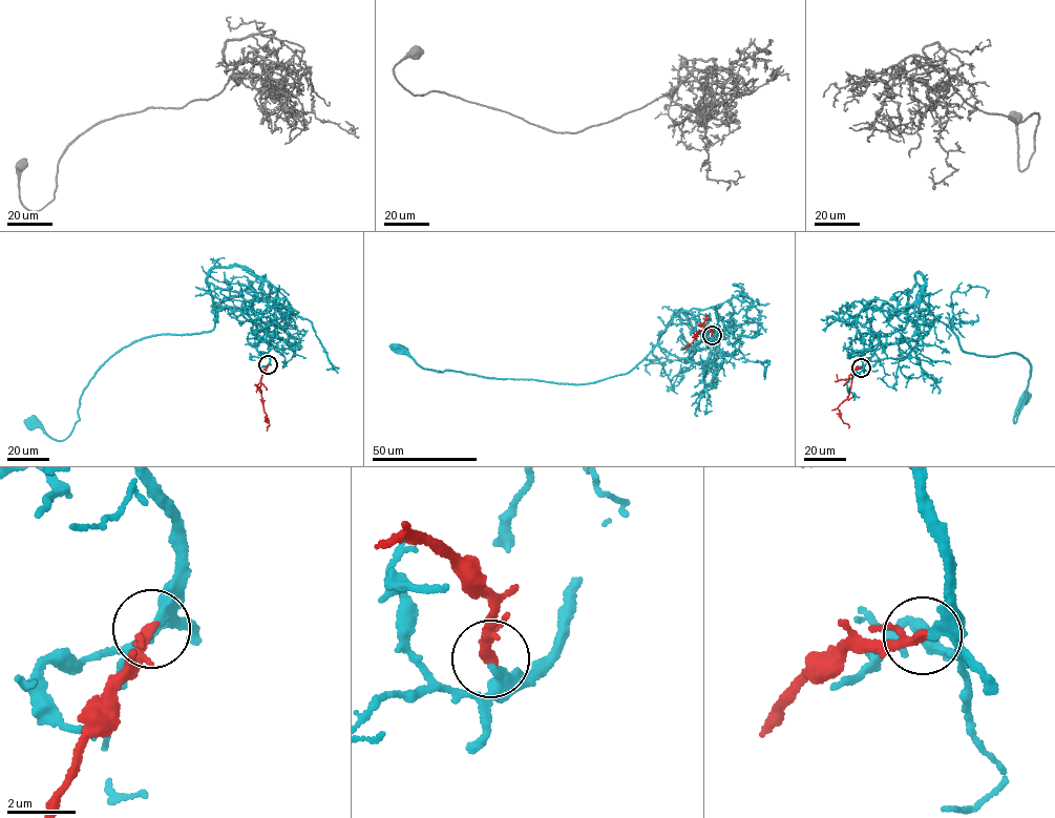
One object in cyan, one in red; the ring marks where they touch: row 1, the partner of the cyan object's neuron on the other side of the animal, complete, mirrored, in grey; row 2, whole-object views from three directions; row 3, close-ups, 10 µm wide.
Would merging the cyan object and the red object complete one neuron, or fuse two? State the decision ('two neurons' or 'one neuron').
one neuron

